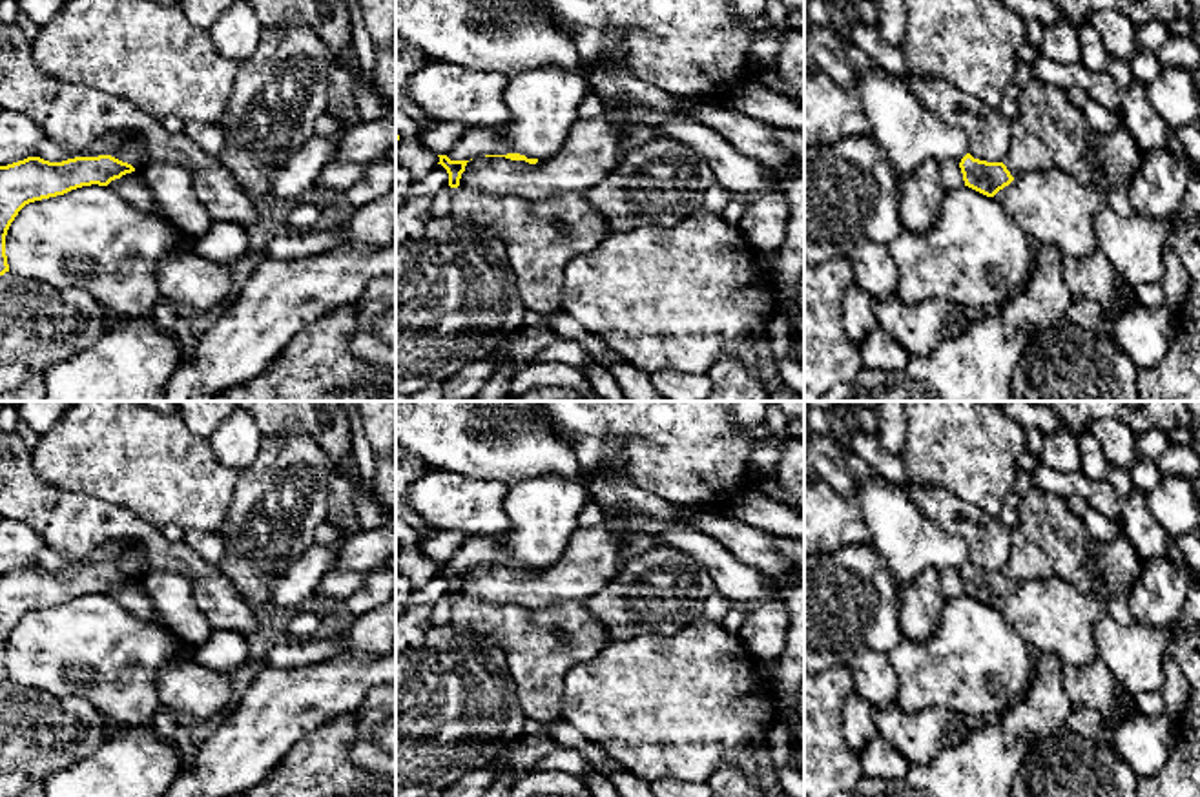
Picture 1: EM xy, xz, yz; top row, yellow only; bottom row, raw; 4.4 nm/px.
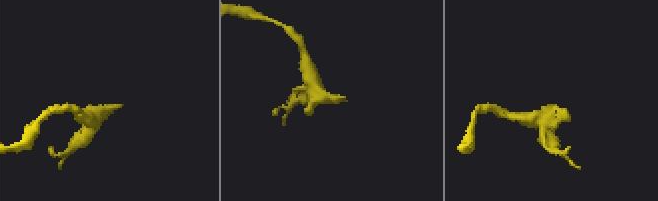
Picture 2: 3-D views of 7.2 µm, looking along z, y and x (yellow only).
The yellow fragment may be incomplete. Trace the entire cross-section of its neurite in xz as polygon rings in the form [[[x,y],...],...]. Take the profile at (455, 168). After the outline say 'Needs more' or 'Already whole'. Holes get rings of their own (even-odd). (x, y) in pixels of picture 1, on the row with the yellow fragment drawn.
[[[438,155],[438,157],[440,157],[438,164],[441,164],[449,173],[449,186],[458,188],[461,173],[465,171],[469,160],[450,160],[447,155]]]. Already whole

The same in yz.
[[[1032,78],[1021,88],[1018,106],[1018,117],[1012,120],[1009,157],[1003,162],[987,162],[967,153],[959,162],[965,186],[994,197],[1027,171],[1043,171],[1049,168],[1072,175],[1083,186],[1103,186],[1107,182],[1103,166],[1096,160],[1096,129],[1087,122],[1083,111],[1071,104],[1065,89]]]. Needs more

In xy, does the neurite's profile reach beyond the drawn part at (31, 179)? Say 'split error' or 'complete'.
complete

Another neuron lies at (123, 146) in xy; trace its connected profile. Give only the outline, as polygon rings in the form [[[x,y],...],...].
[[[115,131],[98,139],[88,153],[69,153],[66,148],[49,139],[44,139],[35,148],[35,153],[49,162],[62,162],[75,157],[111,155],[122,162],[131,164],[139,171],[150,162],[144,151],[144,144],[133,135],[122,131]]]

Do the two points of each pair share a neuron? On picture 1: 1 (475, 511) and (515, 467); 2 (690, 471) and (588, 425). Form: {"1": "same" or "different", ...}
{"1": "different", "2": "same"}

